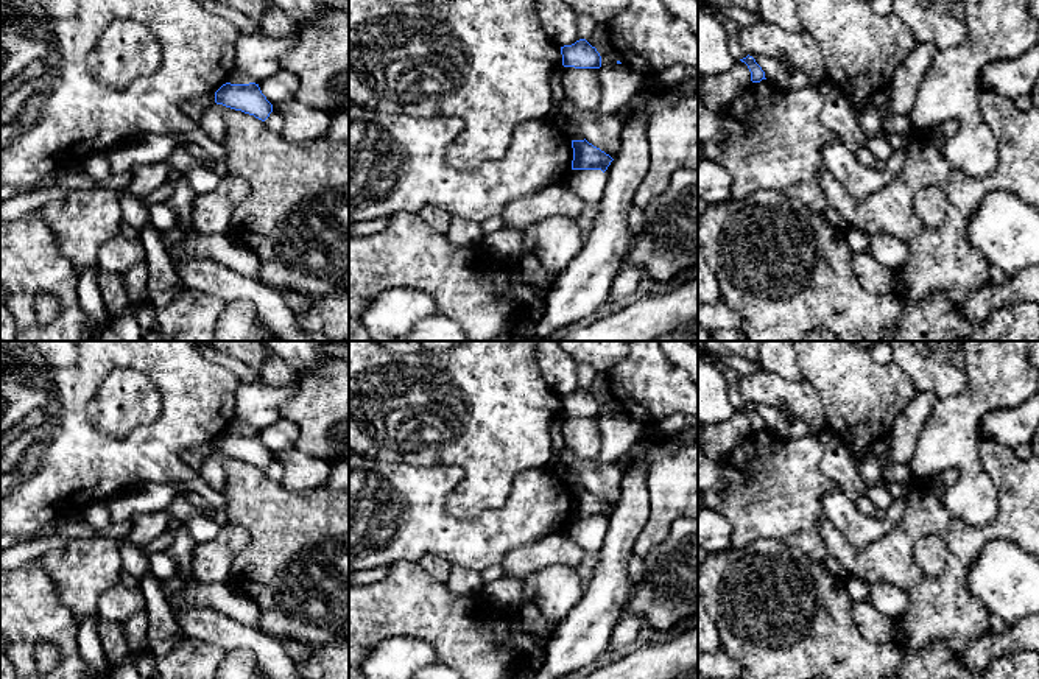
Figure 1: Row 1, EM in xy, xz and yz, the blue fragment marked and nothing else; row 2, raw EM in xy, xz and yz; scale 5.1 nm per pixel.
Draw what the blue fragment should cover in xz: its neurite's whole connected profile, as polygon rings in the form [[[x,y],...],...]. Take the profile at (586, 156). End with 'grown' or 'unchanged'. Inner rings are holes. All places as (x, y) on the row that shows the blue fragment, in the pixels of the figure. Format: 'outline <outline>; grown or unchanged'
outline [[[572,140],[573,160],[572,170],[608,170],[614,160],[609,154],[584,140]]]; unchanged

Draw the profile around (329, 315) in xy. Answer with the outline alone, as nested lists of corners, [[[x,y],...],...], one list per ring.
[[[349,291],[326,294],[296,315],[296,324],[304,332],[322,333],[333,341],[349,338]]]

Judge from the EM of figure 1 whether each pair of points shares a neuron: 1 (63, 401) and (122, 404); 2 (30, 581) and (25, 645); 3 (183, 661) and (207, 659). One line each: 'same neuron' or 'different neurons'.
1: different neurons
2: same neuron
3: same neuron

